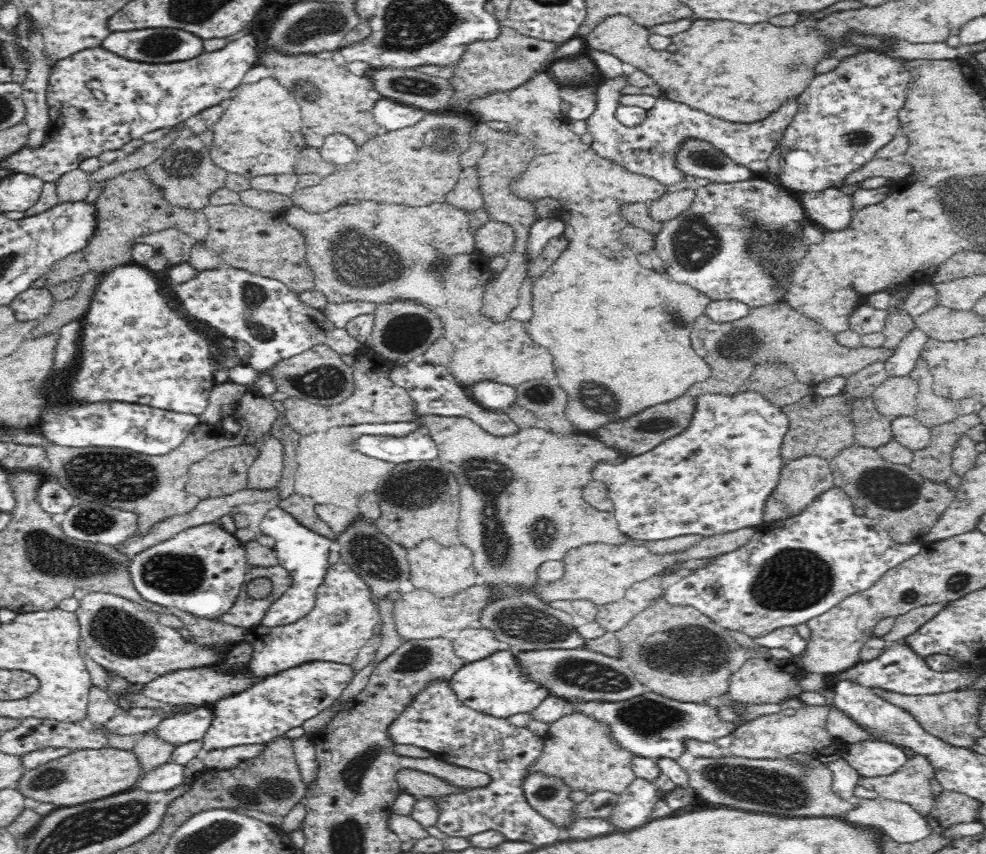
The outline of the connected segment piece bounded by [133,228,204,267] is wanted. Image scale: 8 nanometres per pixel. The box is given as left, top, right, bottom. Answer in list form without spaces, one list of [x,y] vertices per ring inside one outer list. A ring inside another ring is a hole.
[[[169,228],[136,237],[133,246],[135,244],[150,245],[156,253],[161,253],[166,257],[170,267],[174,267],[181,263],[190,263],[189,258],[192,250],[196,246],[202,246],[203,243],[196,241],[193,237],[188,237],[188,235],[176,228]]]

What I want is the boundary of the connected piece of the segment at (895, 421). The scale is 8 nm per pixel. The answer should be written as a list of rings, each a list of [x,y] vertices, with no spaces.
[[[899,416],[892,419],[893,439],[910,450],[920,450],[930,444],[930,429],[915,416]]]

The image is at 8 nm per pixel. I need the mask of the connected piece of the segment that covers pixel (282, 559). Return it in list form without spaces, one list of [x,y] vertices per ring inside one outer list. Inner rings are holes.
[[[279,506],[270,509],[266,513],[260,523],[260,528],[263,534],[275,538],[273,548],[277,554],[278,565],[285,568],[292,577],[288,590],[285,590],[284,594],[271,604],[260,625],[268,628],[286,626],[300,620],[313,609],[317,588],[322,584],[322,580],[324,580],[330,566],[328,564],[328,554],[330,554],[331,539],[300,524],[287,510]]]

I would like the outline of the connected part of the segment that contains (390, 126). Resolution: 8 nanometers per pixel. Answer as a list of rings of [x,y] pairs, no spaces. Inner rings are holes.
[[[381,96],[380,100],[375,101],[375,104],[372,114],[381,131],[392,131],[412,126],[420,122],[428,112],[428,110],[408,106],[385,96]]]

